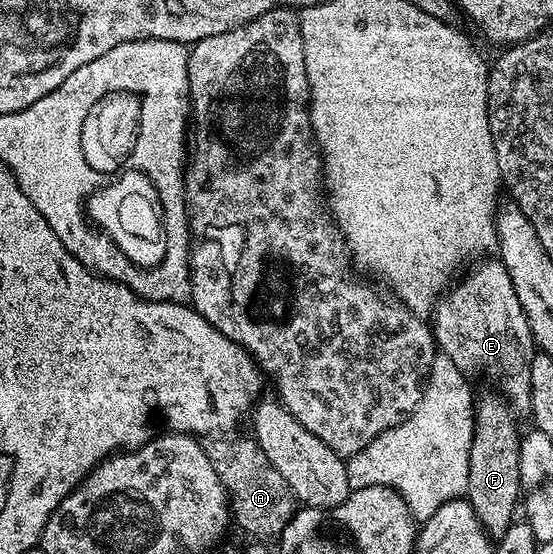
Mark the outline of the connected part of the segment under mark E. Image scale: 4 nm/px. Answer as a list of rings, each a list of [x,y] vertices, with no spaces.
[[[481,260],[476,265],[462,282],[454,281],[438,297],[431,315],[433,341],[440,353],[455,360],[455,368],[462,370],[466,376],[481,373],[483,377],[490,378],[494,382],[490,383],[514,411],[528,412],[531,408],[531,360],[535,353],[535,343],[529,321],[523,312],[523,304],[519,304],[519,296],[515,296],[515,284],[511,284],[511,276],[507,276],[507,268],[500,260]]]

